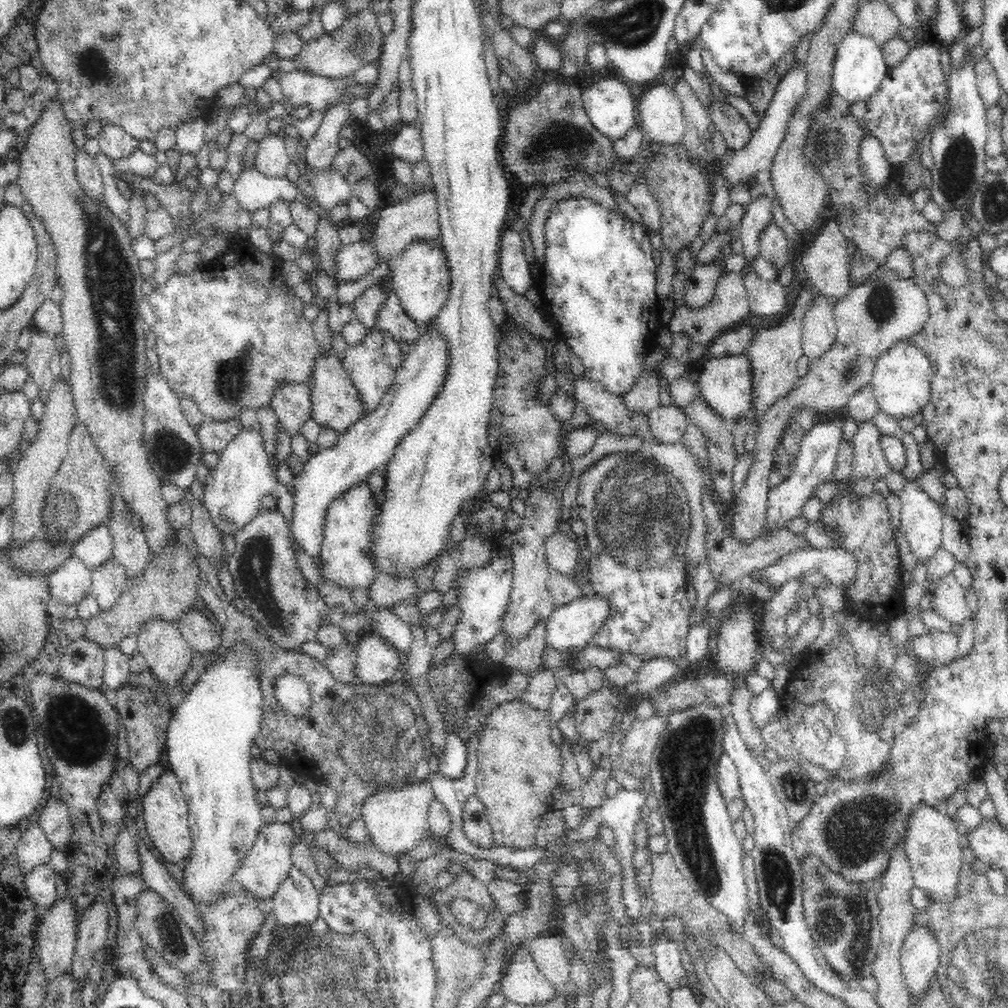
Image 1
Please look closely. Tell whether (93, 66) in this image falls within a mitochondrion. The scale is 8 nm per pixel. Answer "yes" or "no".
yes

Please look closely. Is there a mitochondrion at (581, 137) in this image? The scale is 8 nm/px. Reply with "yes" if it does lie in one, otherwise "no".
yes

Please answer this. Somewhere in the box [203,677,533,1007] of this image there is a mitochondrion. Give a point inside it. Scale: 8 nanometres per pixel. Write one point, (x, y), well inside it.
(391, 738)

